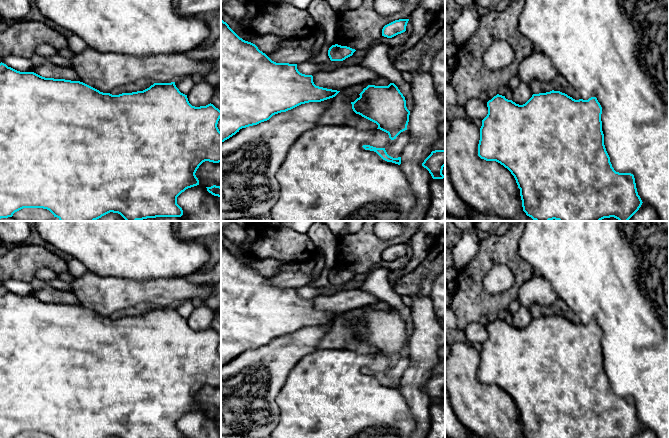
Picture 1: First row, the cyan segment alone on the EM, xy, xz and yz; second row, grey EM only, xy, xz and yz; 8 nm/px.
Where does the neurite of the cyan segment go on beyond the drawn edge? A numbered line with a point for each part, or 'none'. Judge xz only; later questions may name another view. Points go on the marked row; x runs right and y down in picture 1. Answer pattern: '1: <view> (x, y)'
none

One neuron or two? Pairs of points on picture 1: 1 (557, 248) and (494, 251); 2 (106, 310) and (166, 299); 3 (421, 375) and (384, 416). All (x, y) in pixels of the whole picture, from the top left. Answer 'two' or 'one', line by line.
1: two
2: one
3: two

